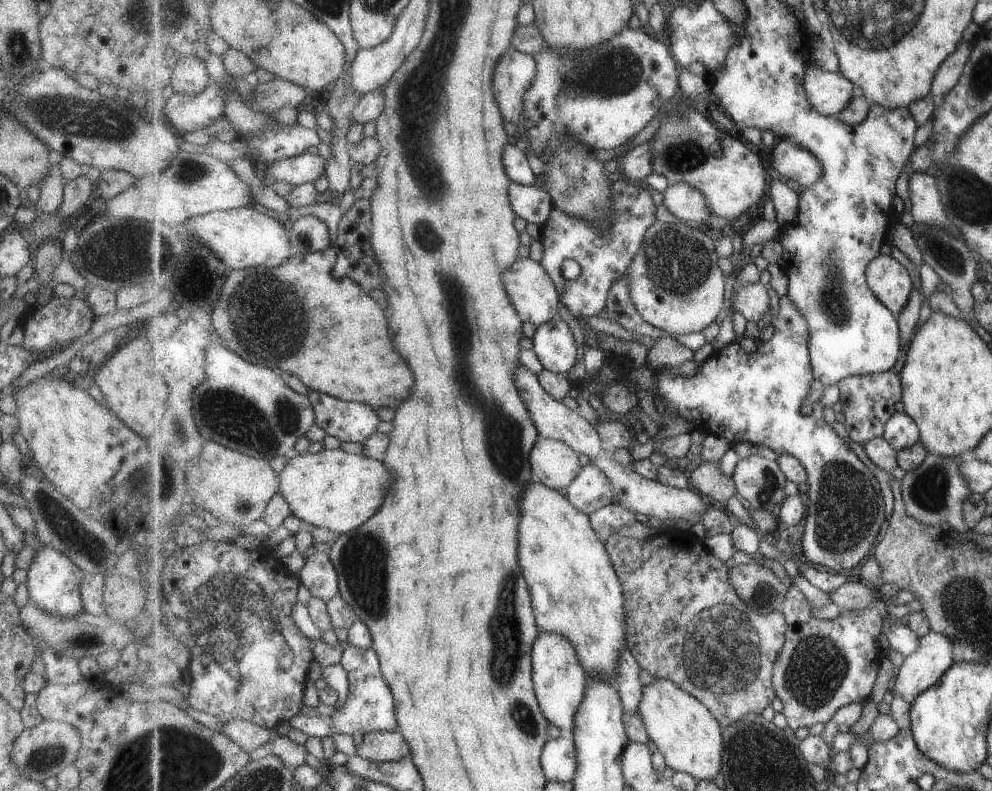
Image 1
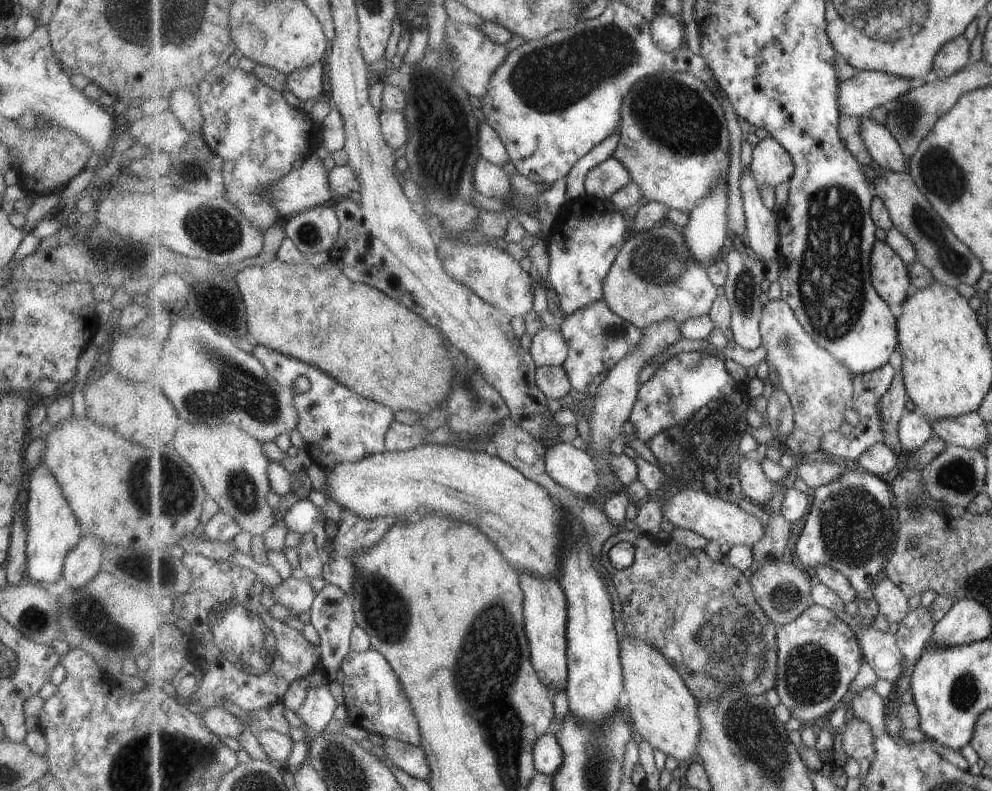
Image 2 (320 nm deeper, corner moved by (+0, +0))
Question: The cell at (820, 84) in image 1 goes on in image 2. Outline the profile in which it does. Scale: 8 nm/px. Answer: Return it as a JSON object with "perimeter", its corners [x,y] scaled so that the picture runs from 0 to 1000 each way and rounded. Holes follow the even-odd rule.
{"perimeter":[[[866,90],[860,99],[848,104],[845,130],[850,145],[878,147],[888,133],[914,121],[925,109],[919,100],[892,90]]]}

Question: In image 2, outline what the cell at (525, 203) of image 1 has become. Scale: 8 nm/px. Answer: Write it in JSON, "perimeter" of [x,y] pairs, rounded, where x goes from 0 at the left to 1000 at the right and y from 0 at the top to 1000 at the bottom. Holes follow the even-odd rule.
{"perimeter":[[[485,198],[479,209],[477,219],[481,241],[492,249],[505,249],[516,244],[515,225],[505,209],[500,209],[489,198]]]}

